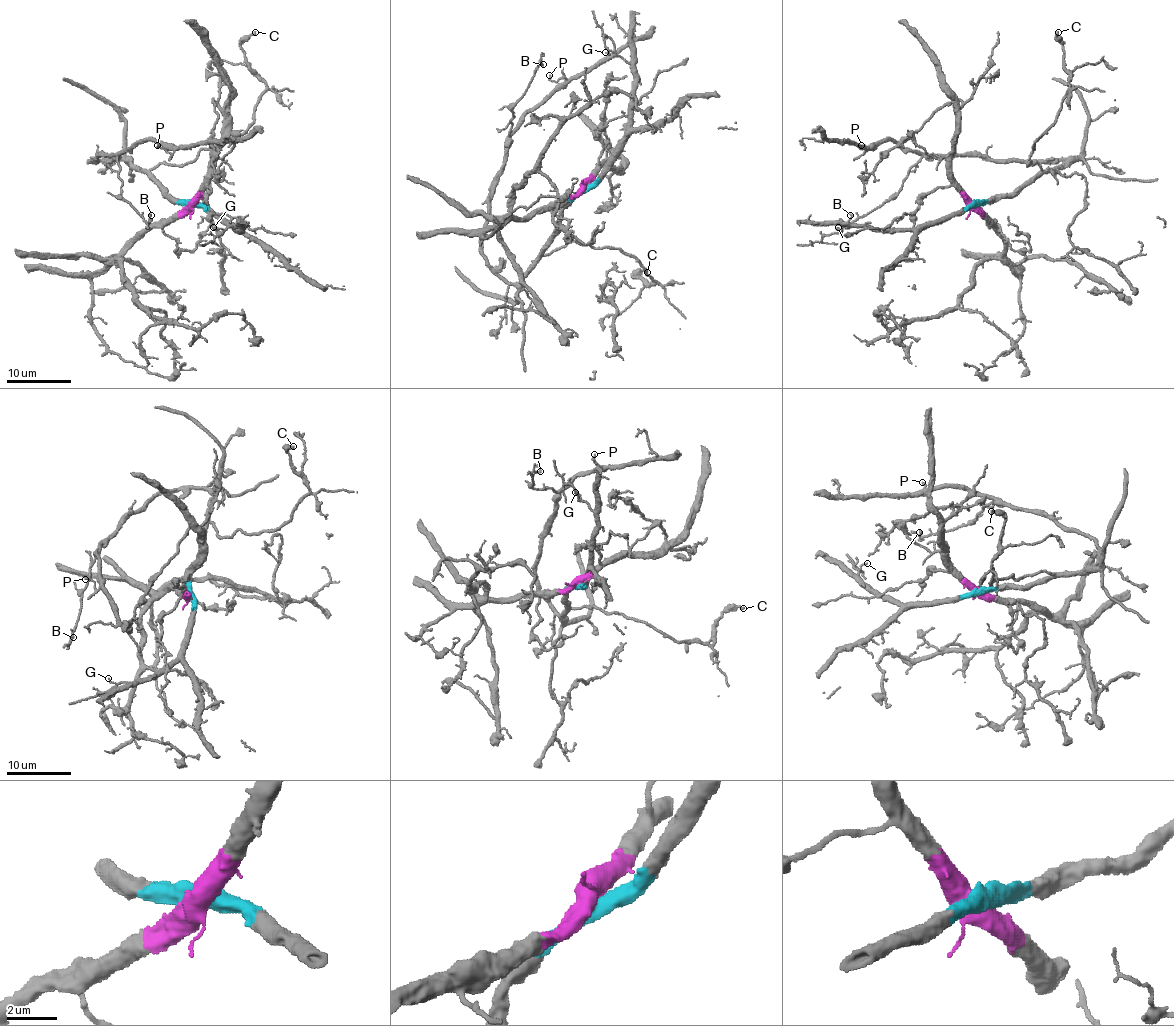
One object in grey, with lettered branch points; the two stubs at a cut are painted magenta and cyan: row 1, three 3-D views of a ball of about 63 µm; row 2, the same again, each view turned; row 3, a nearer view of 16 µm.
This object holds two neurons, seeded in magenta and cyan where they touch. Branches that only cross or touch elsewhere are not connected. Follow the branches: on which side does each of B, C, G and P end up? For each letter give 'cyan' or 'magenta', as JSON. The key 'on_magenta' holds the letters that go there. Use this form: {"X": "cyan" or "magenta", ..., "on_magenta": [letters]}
{"B": "cyan", "C": "cyan", "G": "cyan", "P": "cyan", "on_magenta": []}

